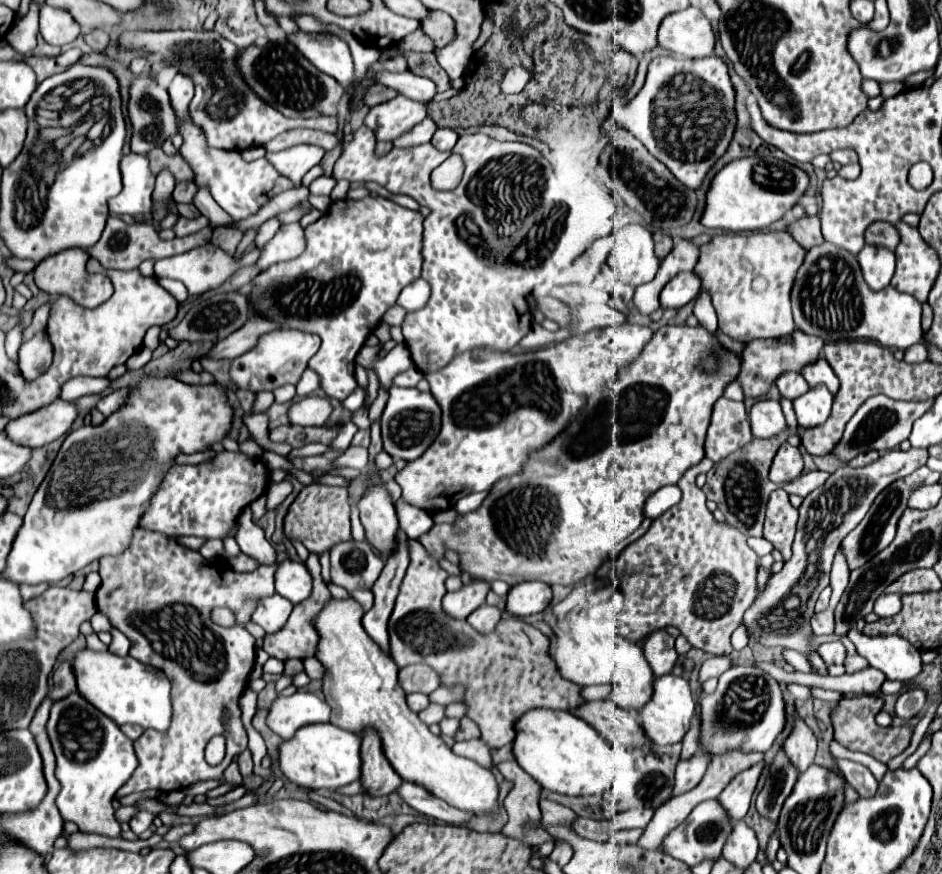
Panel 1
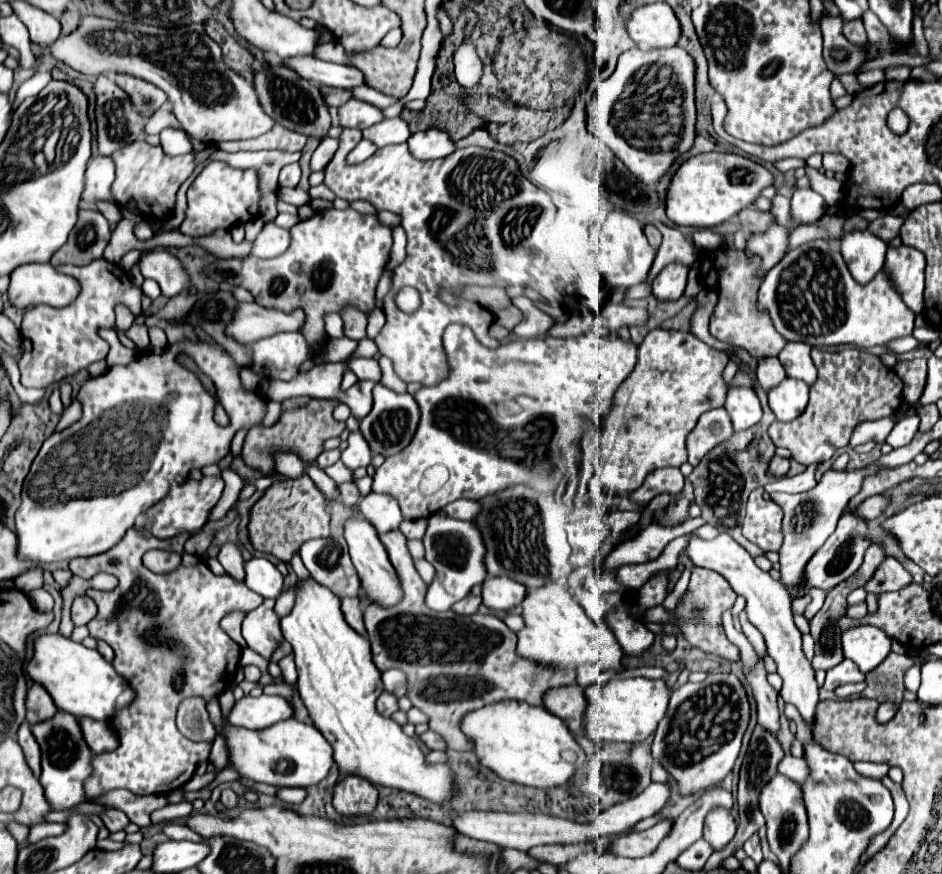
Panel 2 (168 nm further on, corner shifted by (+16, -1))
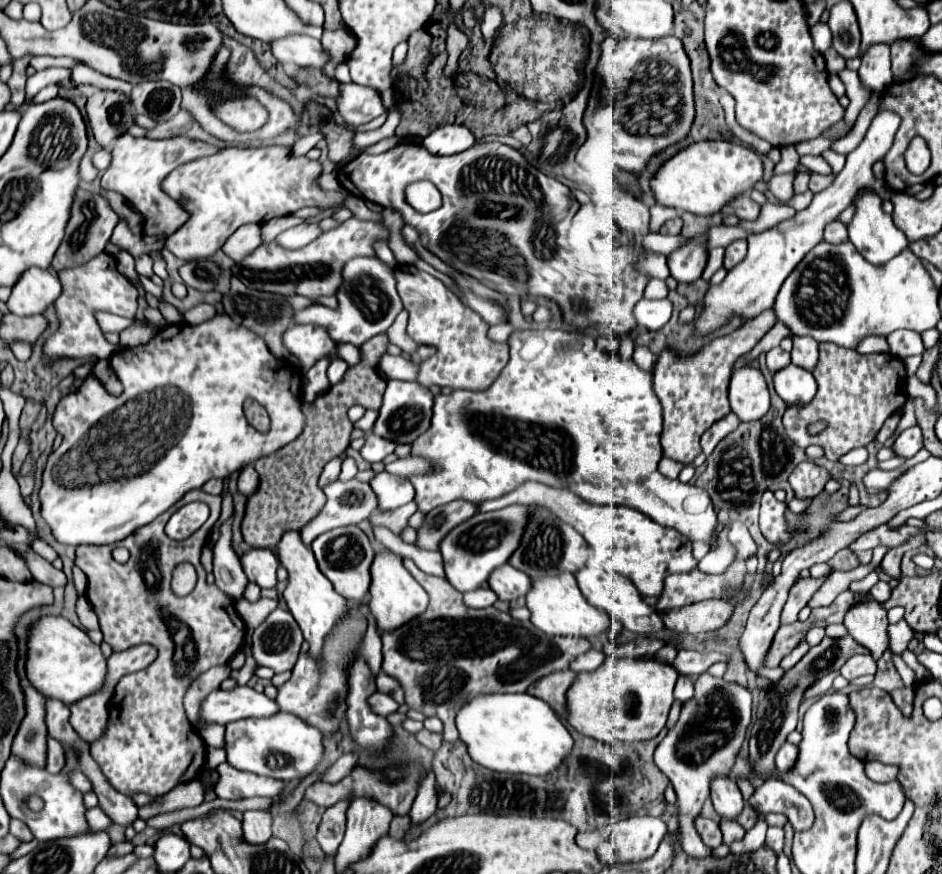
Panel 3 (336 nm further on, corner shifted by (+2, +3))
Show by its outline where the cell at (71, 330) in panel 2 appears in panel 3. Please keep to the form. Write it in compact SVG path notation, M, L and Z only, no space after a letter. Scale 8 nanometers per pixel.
M100 253L98 257L90 259L88 263L80 267L62 269L58 271L58 277L62 279L62 285L64 285L62 295L54 303L60 327L44 341L44 349L42 349L44 367L50 367L54 361L60 361L60 359L84 359L84 357L108 359L112 357L120 347L104 339L94 315L96 311L108 311L120 317L134 317L136 307L138 307L136 305L138 289L116 269L116 257L108 253Z

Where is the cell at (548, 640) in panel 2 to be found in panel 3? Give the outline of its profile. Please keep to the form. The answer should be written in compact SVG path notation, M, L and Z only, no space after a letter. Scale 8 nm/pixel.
M560 573L558 577L546 577L534 581L534 589L526 595L526 607L530 609L530 621L546 635L560 635L560 637L584 637L588 641L596 641L600 635L614 629L612 617L602 613L600 609L592 607L586 597L582 595L576 579L572 573Z

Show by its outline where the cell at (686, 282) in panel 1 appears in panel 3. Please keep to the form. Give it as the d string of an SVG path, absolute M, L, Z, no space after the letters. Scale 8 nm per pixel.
M698 237L668 255L670 275L678 283L694 283L700 279L706 267L706 259L708 259L708 251L704 245L704 237Z

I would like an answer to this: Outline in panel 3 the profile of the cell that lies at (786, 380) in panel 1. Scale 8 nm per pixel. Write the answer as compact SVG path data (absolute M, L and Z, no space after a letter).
M774 347L774 349L770 349L766 353L766 365L768 365L768 369L772 373L776 373L776 371L780 371L780 369L784 369L784 367L790 365L790 353L782 351L780 347Z

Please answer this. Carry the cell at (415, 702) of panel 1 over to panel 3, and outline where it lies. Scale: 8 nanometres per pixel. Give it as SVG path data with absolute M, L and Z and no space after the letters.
M374 693L374 697L370 699L370 707L374 709L374 713L378 715L390 715L394 711L398 711L398 703L394 701L394 697L386 695L386 693Z

